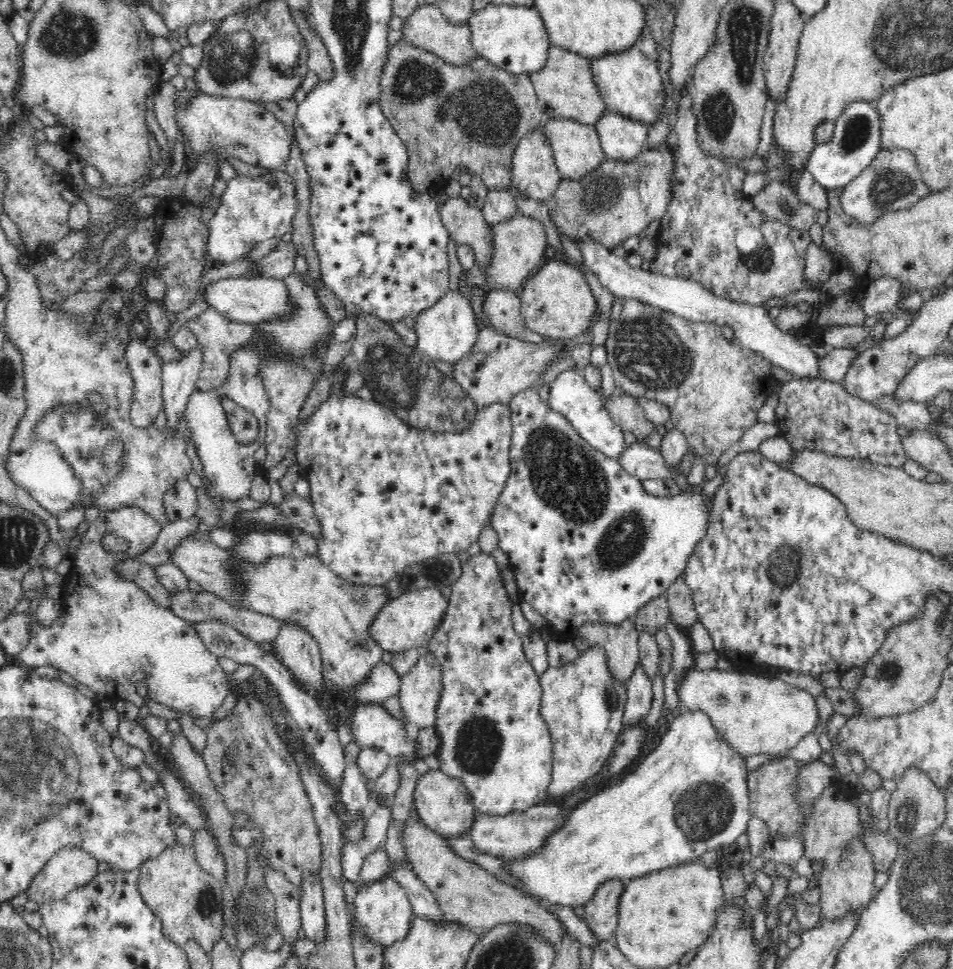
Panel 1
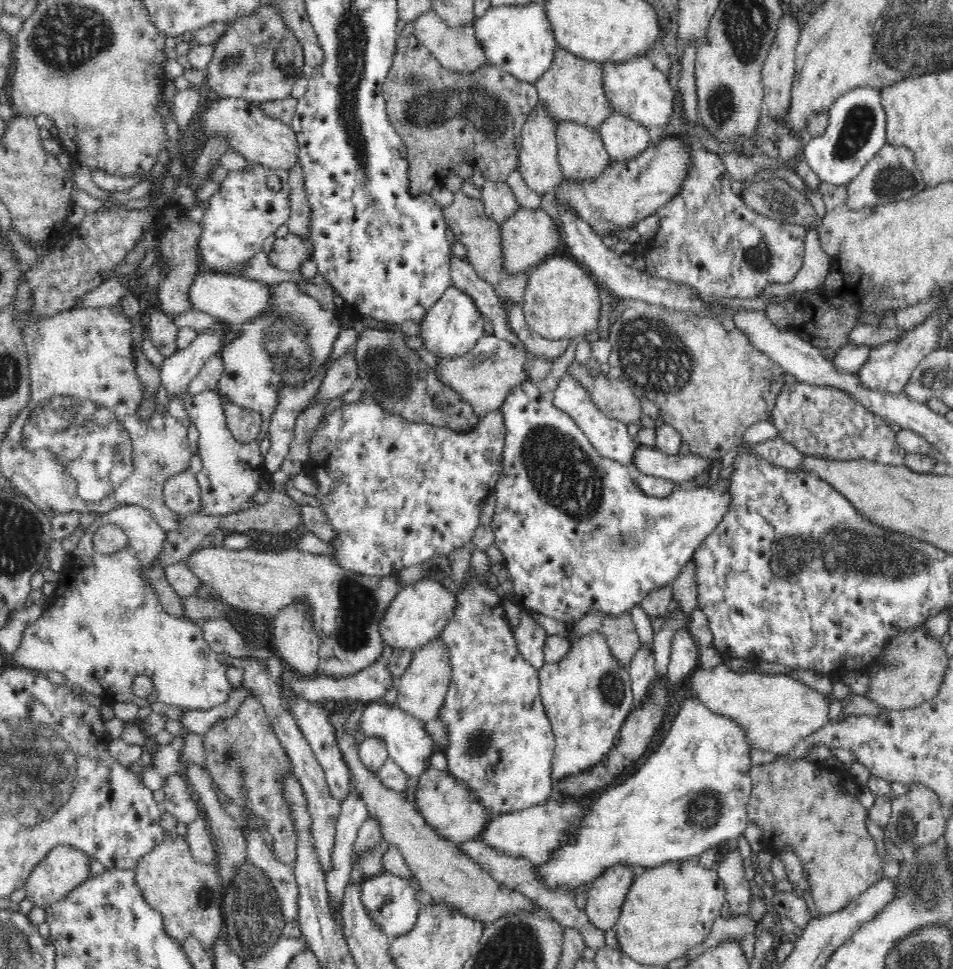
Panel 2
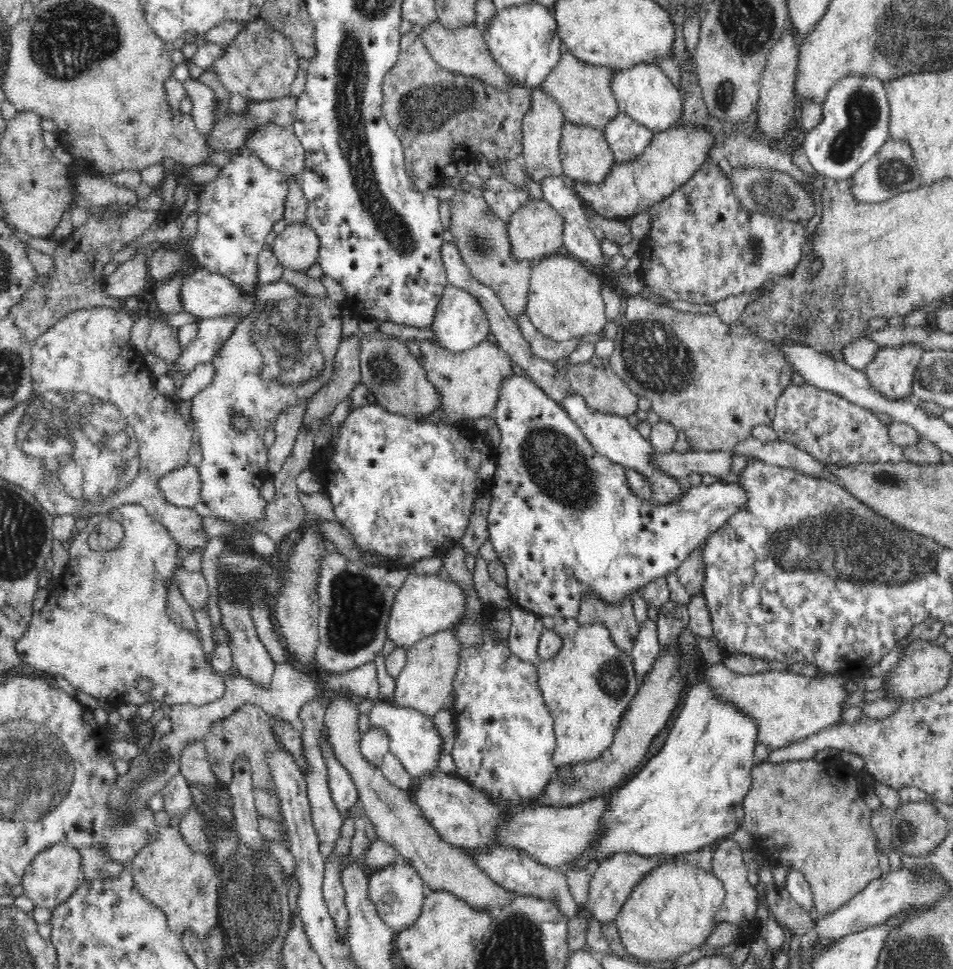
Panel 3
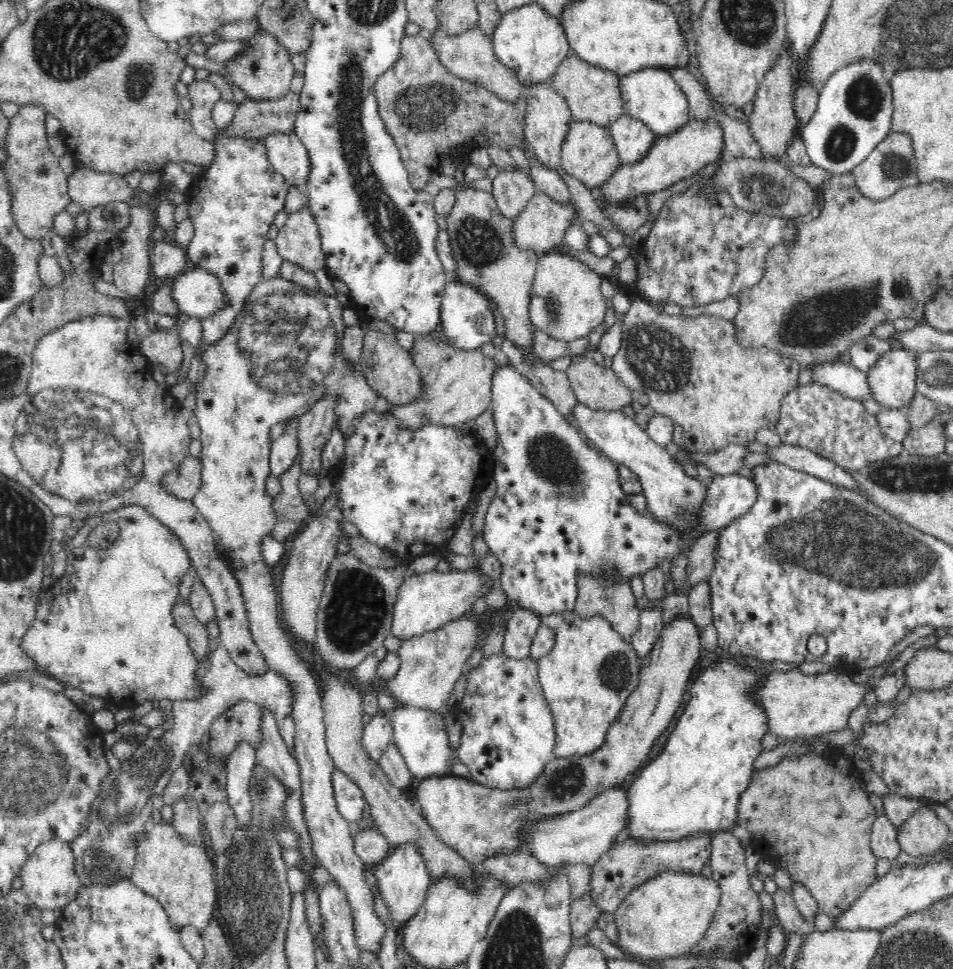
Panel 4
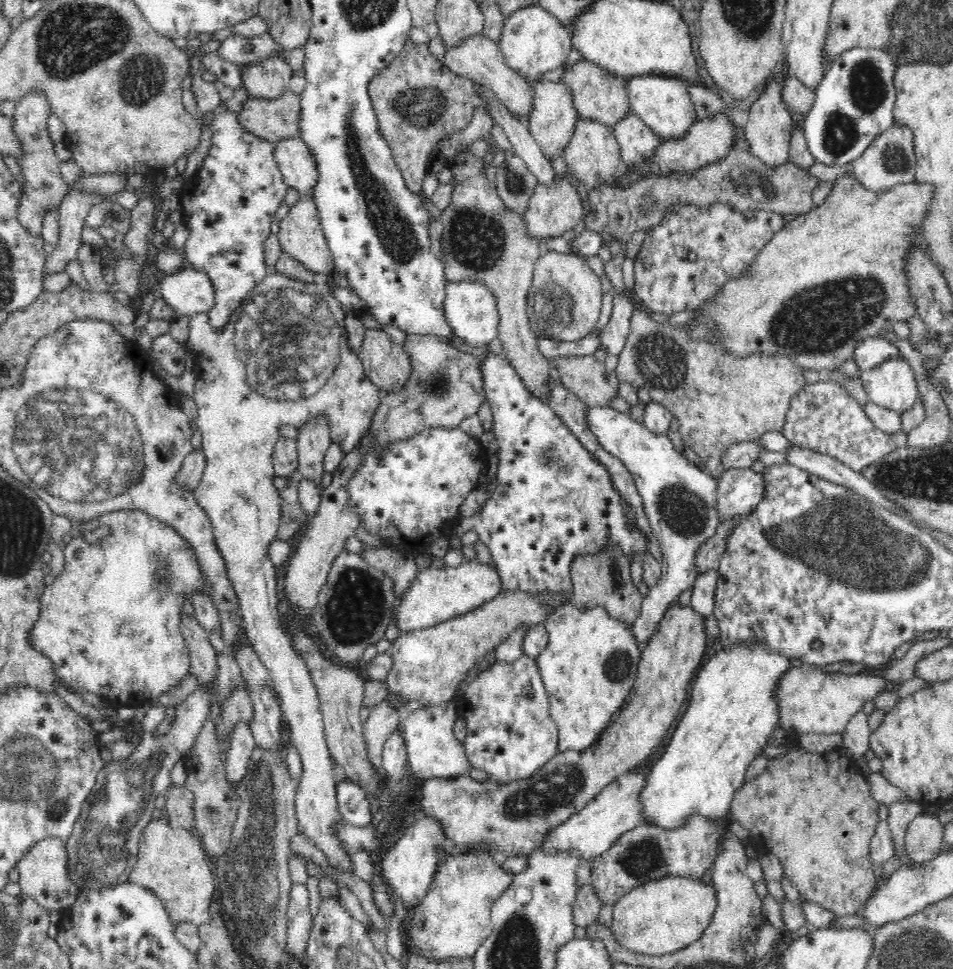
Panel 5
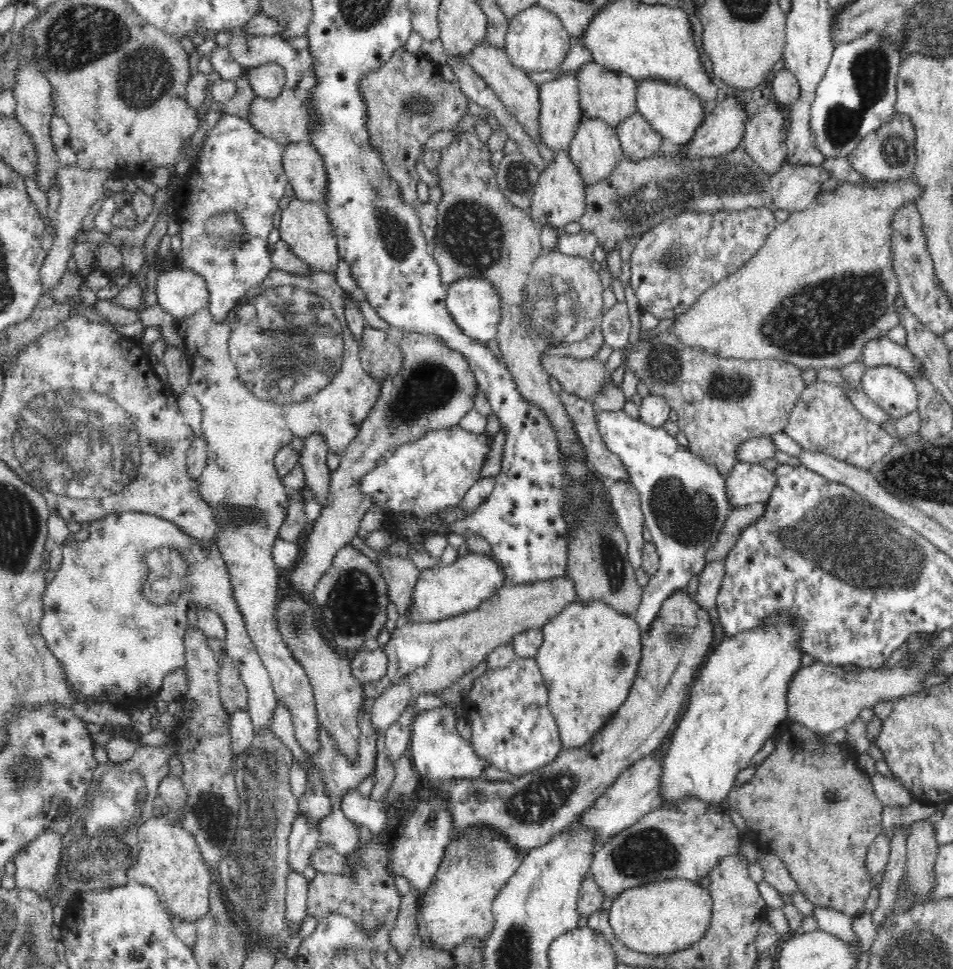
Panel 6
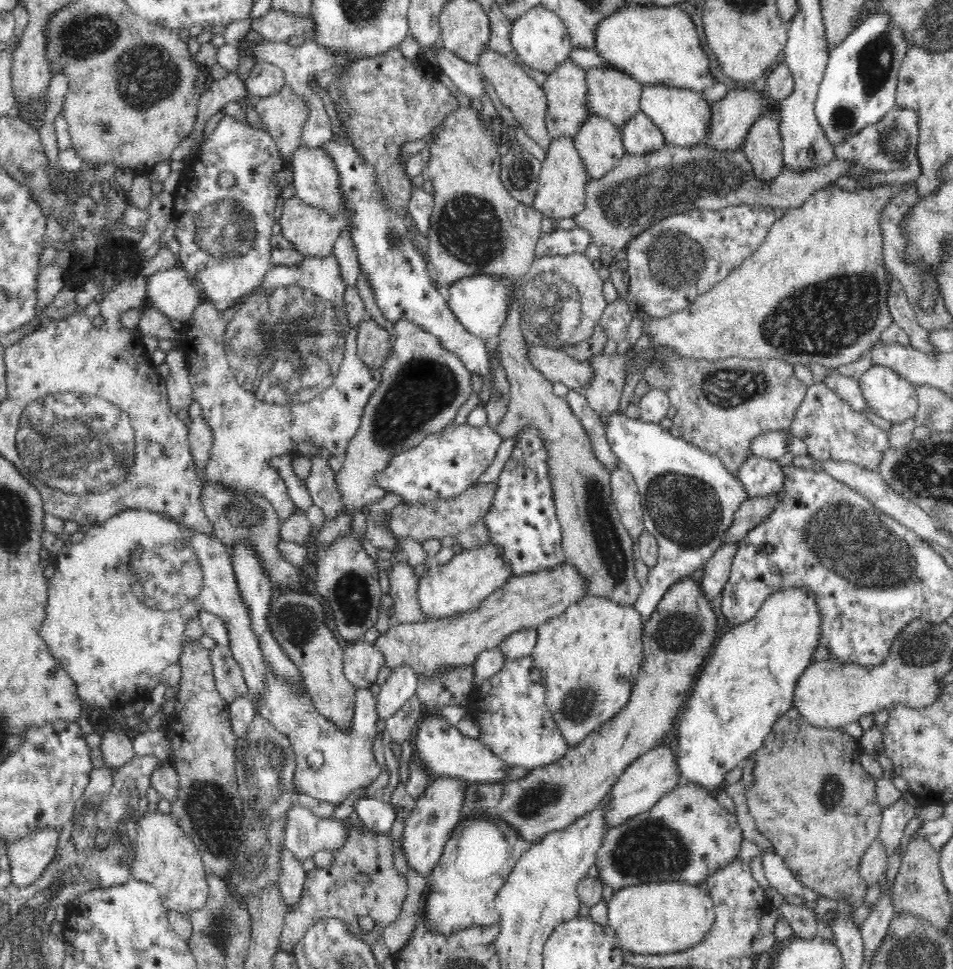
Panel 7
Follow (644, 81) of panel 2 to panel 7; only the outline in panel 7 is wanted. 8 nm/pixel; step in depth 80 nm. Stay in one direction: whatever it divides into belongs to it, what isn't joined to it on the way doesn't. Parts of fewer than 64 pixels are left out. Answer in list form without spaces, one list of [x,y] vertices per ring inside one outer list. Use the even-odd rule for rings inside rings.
[[[644,85],[640,95],[641,111],[662,131],[666,144],[678,147],[704,146],[710,129],[711,105],[702,93],[670,86]]]

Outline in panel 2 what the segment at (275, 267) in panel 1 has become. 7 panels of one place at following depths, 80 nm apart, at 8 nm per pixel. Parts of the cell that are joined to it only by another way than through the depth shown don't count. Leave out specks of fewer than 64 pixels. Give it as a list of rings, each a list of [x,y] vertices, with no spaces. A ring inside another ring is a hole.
[[[292,233],[278,238],[273,242],[273,249],[267,254],[268,260],[280,270],[300,270],[300,265],[306,259],[312,259],[314,241],[312,238],[302,241]]]

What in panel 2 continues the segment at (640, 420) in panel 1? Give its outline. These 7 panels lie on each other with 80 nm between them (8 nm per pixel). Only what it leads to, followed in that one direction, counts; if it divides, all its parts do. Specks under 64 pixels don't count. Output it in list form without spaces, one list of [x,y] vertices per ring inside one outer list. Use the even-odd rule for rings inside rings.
[[[577,360],[568,366],[567,373],[586,387],[596,407],[610,418],[619,419],[626,425],[639,424],[643,413],[639,397],[627,384],[612,376],[604,376],[601,372],[592,376],[588,373],[587,365]]]

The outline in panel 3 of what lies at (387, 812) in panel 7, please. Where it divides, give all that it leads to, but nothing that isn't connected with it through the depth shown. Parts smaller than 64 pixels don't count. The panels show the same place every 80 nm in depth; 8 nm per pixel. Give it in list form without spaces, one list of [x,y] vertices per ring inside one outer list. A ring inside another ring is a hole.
[[[326,727],[322,730],[323,738],[320,741],[323,756],[327,760],[328,766],[328,784],[332,795],[332,800],[336,803],[338,810],[345,817],[349,810],[354,806],[360,804],[359,794],[350,773],[348,773],[344,766],[341,766],[332,754],[332,745],[328,744],[328,733]]]

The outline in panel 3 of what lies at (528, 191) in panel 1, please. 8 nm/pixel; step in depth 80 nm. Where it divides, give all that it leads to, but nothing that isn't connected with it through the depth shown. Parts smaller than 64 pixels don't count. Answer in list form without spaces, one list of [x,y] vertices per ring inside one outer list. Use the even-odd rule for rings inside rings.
[[[533,88],[530,92],[530,108],[522,122],[523,150],[521,156],[525,160],[525,172],[532,180],[542,184],[548,176],[564,176],[560,157],[560,142],[562,140],[563,124],[566,122],[559,103],[546,94],[542,88]]]

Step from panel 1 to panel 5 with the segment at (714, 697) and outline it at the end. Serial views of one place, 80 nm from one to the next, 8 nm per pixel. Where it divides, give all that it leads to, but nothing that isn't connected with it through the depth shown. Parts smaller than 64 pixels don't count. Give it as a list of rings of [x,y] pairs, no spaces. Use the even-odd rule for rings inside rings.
[[[796,667],[788,670],[779,678],[775,699],[779,702],[779,726],[793,732],[803,734],[834,734],[843,733],[848,722],[868,700],[874,699],[879,692],[892,690],[894,693],[899,686],[893,686],[883,676],[858,676],[854,669],[854,676],[844,676],[844,670],[832,674],[822,672],[822,669]]]

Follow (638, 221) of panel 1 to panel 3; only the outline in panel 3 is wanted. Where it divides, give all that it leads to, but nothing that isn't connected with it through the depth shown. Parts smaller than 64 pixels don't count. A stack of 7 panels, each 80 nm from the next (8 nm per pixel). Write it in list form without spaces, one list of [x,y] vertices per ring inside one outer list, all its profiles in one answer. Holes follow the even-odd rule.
[[[674,126],[662,131],[651,140],[642,156],[634,161],[616,161],[602,182],[592,184],[575,181],[570,184],[575,195],[593,208],[602,218],[624,220],[660,204],[672,196],[707,161],[712,136],[704,128]]]

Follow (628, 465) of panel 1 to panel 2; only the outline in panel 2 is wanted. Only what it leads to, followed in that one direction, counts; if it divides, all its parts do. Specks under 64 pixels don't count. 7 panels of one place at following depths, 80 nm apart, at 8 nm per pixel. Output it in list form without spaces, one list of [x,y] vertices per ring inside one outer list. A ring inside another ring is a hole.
[[[640,444],[640,450],[634,454],[634,461],[631,464],[642,474],[682,483],[698,476],[704,470],[711,470],[714,460],[706,460],[703,456],[691,453],[668,456],[656,448]]]

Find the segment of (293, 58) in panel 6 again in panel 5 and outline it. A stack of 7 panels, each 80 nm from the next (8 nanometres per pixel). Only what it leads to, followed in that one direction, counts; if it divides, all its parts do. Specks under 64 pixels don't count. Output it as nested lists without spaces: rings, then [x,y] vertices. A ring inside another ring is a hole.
[[[268,33],[260,37],[233,35],[220,44],[217,52],[220,58],[240,67],[256,64],[266,57],[283,56],[286,61],[289,57],[282,45],[276,43]]]

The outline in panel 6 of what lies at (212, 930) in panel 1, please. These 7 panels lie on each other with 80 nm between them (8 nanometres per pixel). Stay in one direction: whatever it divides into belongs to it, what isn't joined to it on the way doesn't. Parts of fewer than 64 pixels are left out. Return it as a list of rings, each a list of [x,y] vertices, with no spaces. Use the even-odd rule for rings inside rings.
[[[167,815],[150,816],[145,819],[139,827],[137,827],[137,862],[128,870],[128,878],[131,882],[143,883],[146,886],[152,887],[160,895],[162,904],[172,916],[180,916],[184,920],[196,923],[202,915],[209,910],[209,890],[210,872],[209,866],[202,858],[202,853],[196,844],[196,839],[184,829],[180,824],[174,824]]]

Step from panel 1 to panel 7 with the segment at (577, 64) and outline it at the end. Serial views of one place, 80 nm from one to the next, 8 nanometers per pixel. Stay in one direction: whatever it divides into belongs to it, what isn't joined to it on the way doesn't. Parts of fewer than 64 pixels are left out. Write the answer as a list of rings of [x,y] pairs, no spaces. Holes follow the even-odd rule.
[[[590,68],[587,76],[587,105],[591,115],[600,116],[621,126],[641,110],[640,95],[644,86],[632,76],[613,68]]]

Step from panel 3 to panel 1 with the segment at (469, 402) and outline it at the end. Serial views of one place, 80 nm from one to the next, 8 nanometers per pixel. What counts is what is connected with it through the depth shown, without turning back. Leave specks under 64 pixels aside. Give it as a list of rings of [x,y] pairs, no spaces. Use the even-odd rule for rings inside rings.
[[[483,327],[479,330],[474,345],[474,350],[478,348],[478,358],[474,356],[468,358],[468,355],[464,355],[458,362],[454,362],[454,378],[474,401],[477,409],[496,403],[508,404],[514,394],[540,381],[540,377],[552,366],[556,356],[560,356],[564,341],[562,340],[562,343],[524,342],[506,336],[493,327]]]

